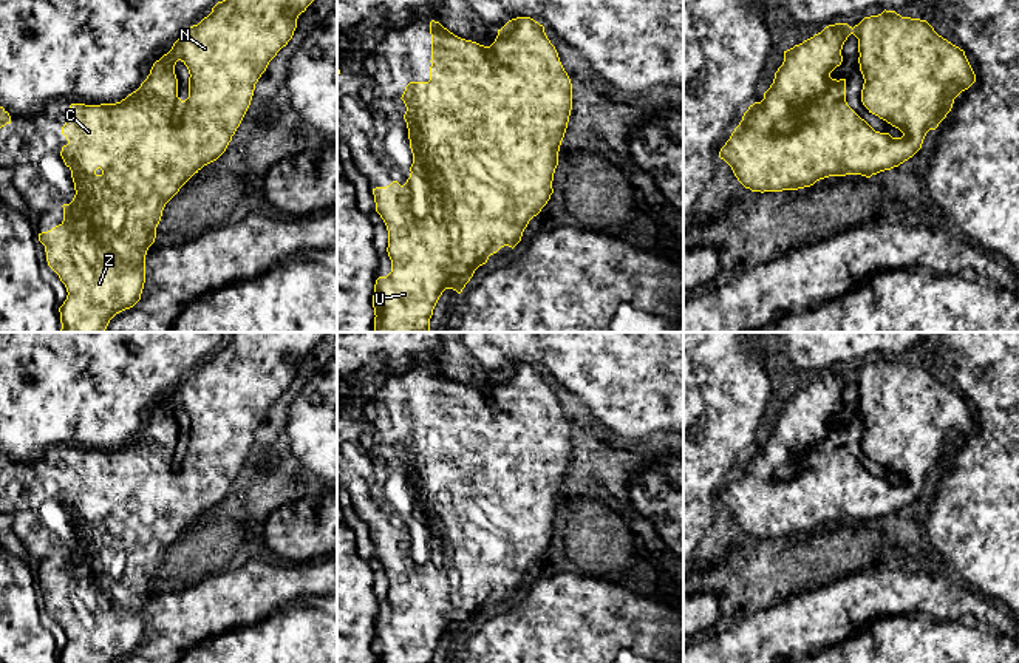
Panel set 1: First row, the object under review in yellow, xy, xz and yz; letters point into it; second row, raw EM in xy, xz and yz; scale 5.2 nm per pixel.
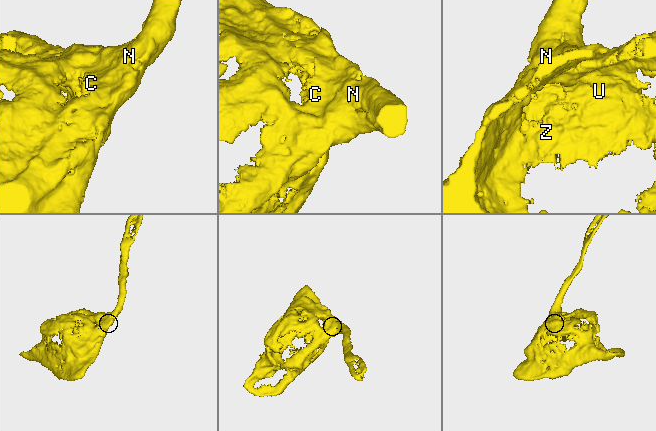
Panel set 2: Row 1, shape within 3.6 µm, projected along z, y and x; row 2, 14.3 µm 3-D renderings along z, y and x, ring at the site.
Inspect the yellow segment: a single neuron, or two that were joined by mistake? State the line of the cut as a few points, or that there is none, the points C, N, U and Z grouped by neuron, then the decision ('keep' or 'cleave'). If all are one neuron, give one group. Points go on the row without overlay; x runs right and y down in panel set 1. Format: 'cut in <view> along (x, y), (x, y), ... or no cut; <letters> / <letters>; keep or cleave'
no cut; C N U Z; keep

